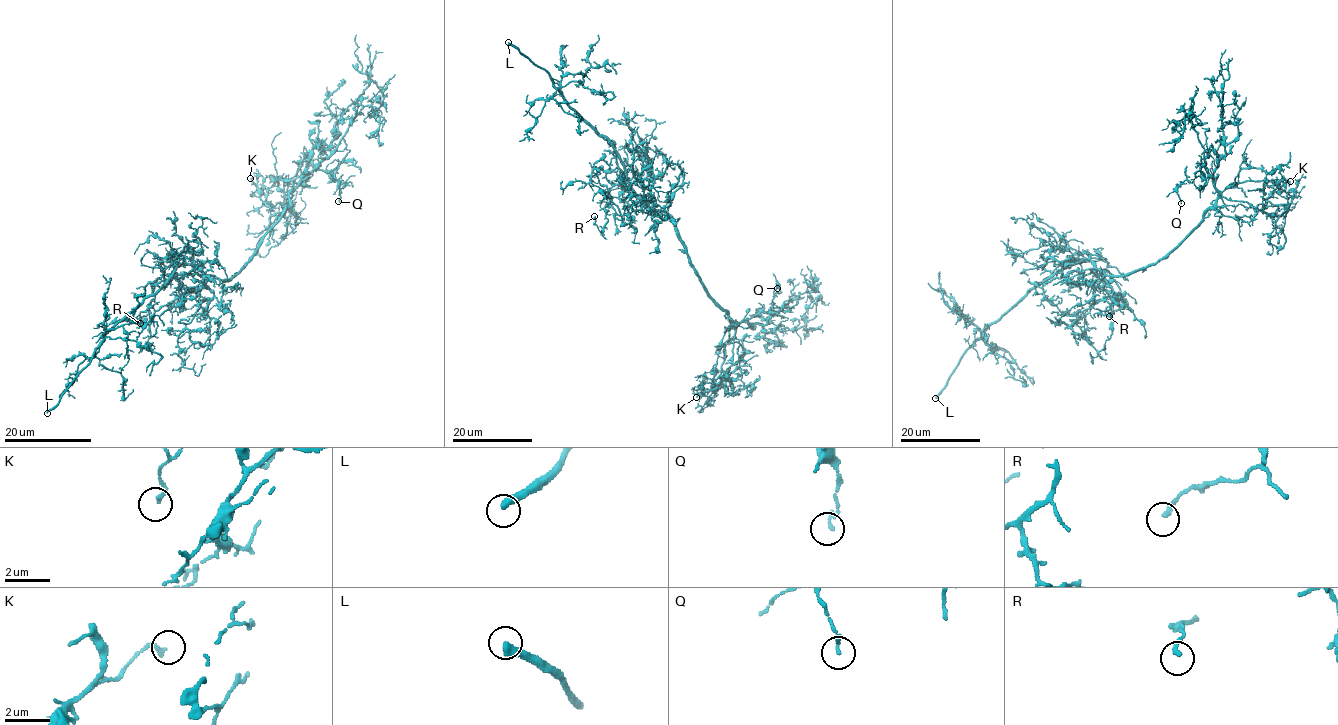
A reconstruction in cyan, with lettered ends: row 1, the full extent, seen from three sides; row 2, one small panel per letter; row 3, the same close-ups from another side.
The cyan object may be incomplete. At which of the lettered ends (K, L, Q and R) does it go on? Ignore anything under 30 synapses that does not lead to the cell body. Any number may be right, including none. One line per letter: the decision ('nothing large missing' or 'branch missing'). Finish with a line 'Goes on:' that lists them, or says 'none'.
K: nothing large missing
L: branch missing
Q: nothing large missing
R: nothing large missing
Goes on: L

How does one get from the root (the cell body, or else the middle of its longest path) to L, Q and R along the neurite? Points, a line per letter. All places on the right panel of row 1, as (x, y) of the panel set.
L: (1136, 269), (1123, 275), (1107, 275), (1090, 261), (1079, 261), (1050, 274), (995, 321), (967, 350), (935, 398)
Q: (1136, 269), (1162, 259), (1214, 206), (1218, 174), (1185, 180), (1178, 188), (1181, 203)
R: (1136, 269), (1123, 275), (1107, 275), (1099, 269), (1090, 271), (1104, 280), (1127, 305), (1114, 310), (1109, 316)

